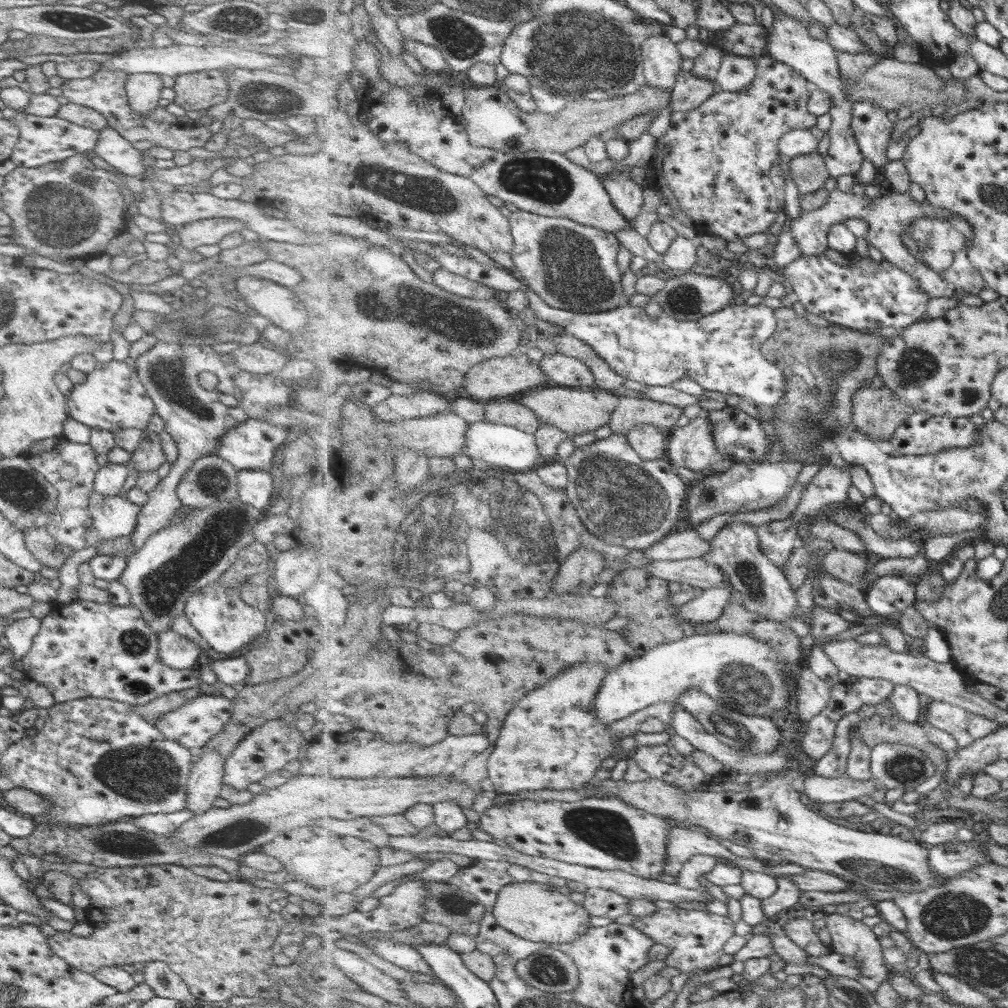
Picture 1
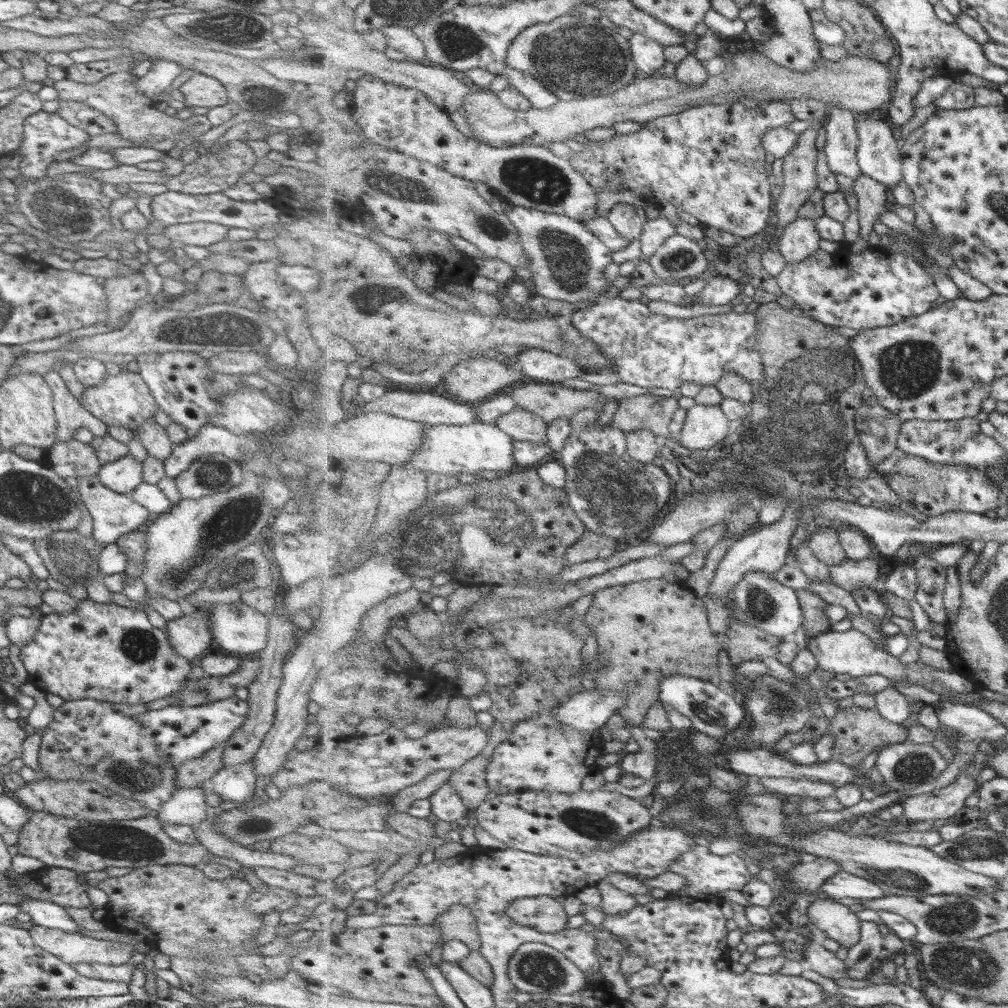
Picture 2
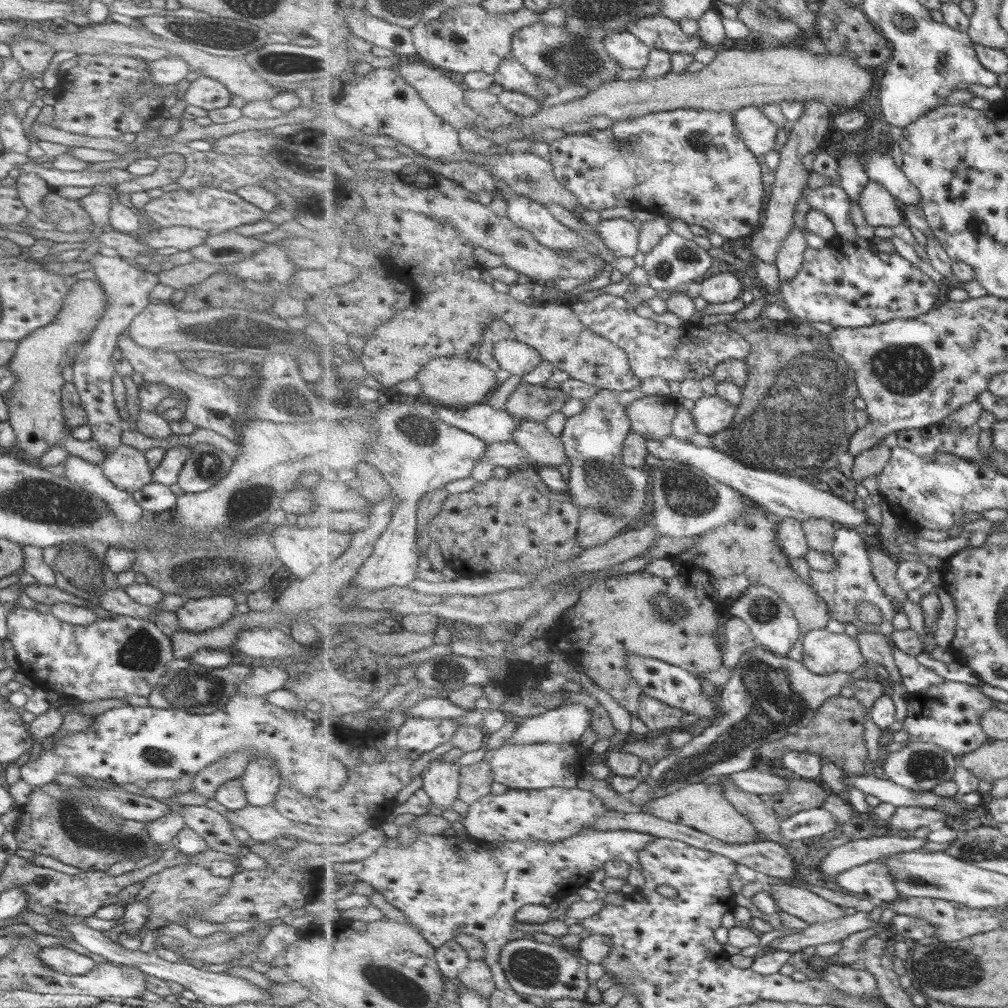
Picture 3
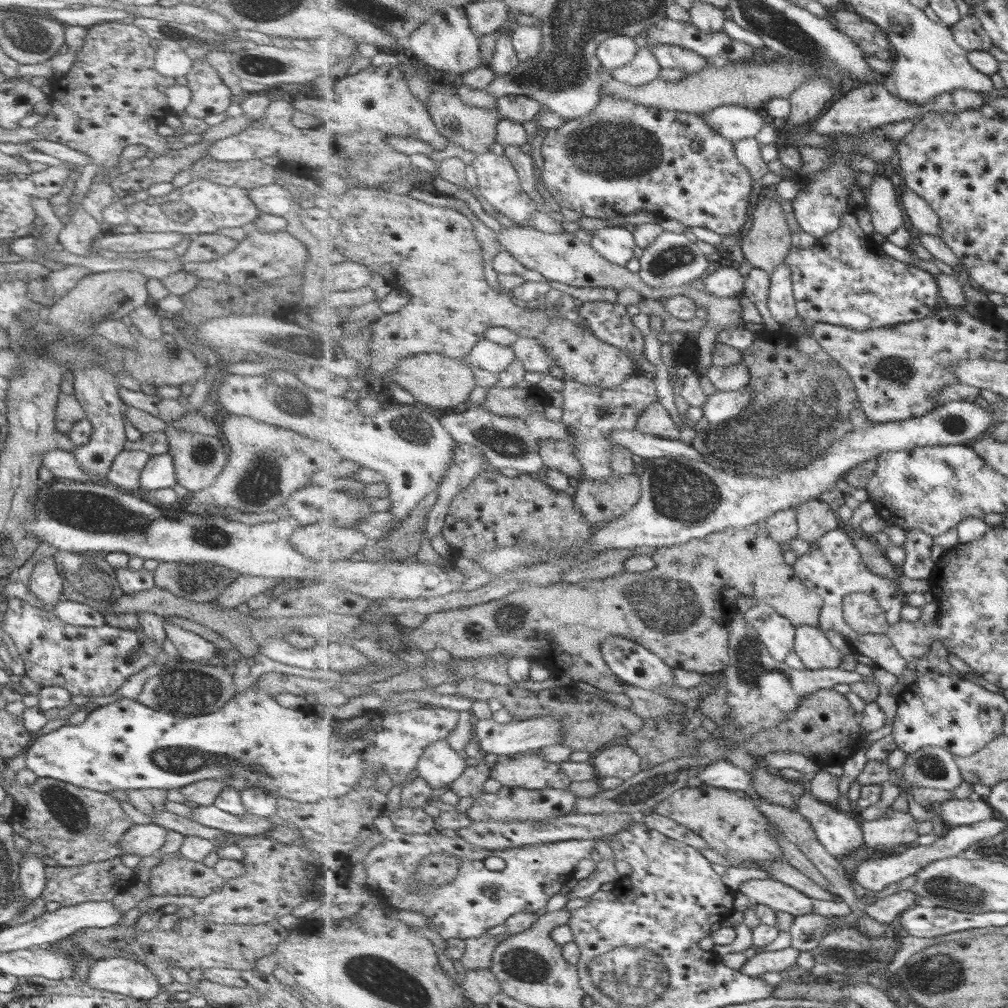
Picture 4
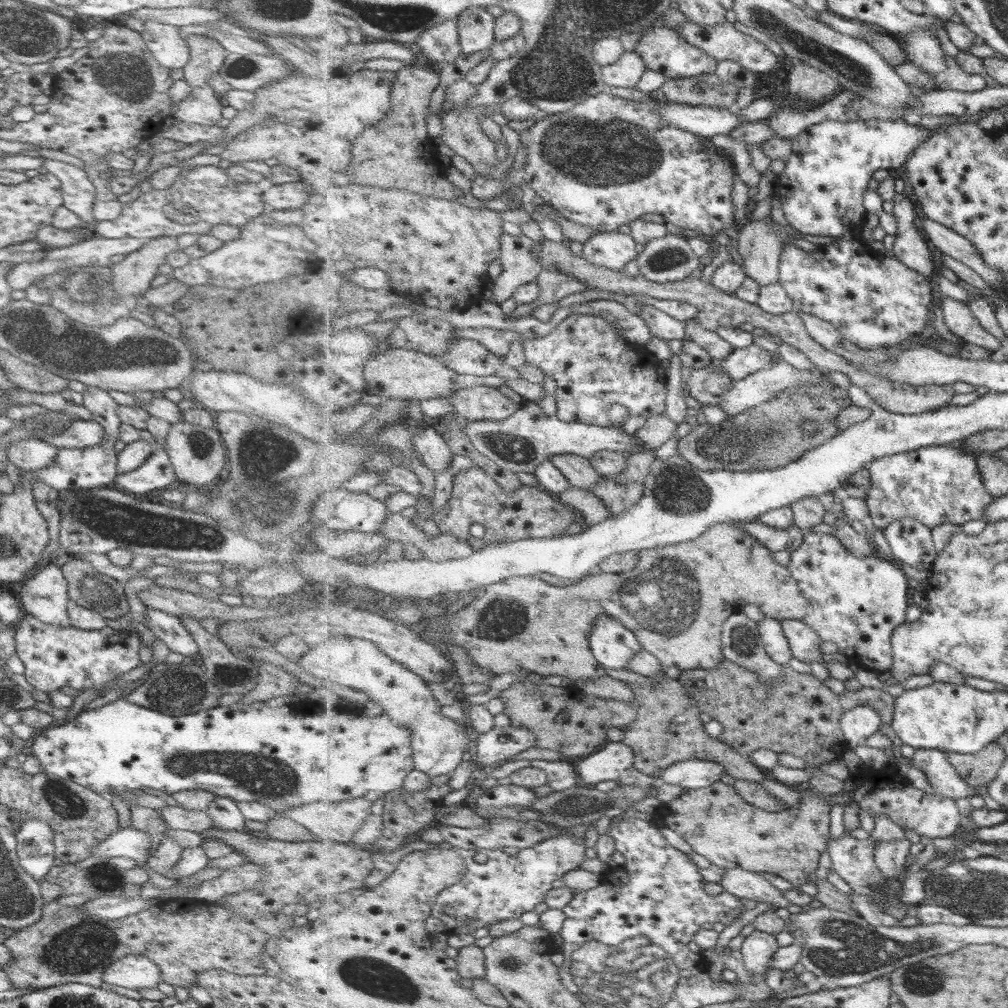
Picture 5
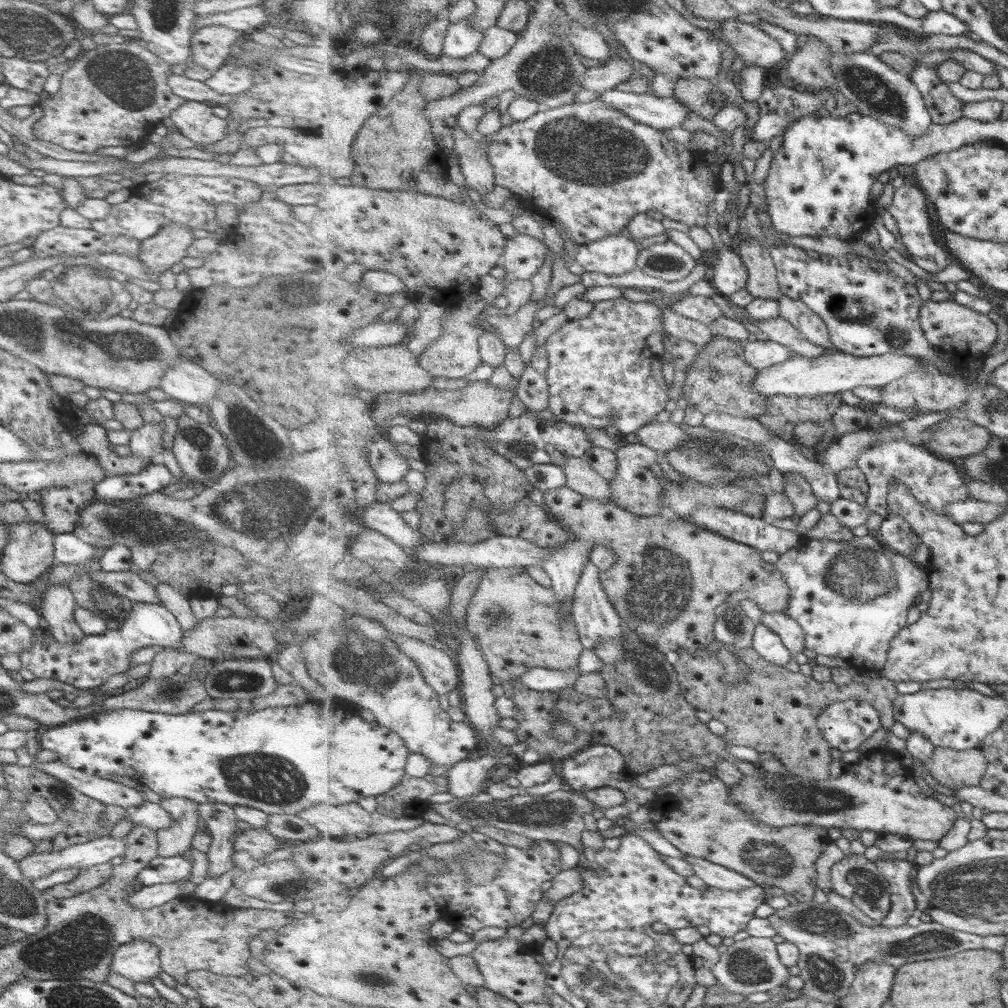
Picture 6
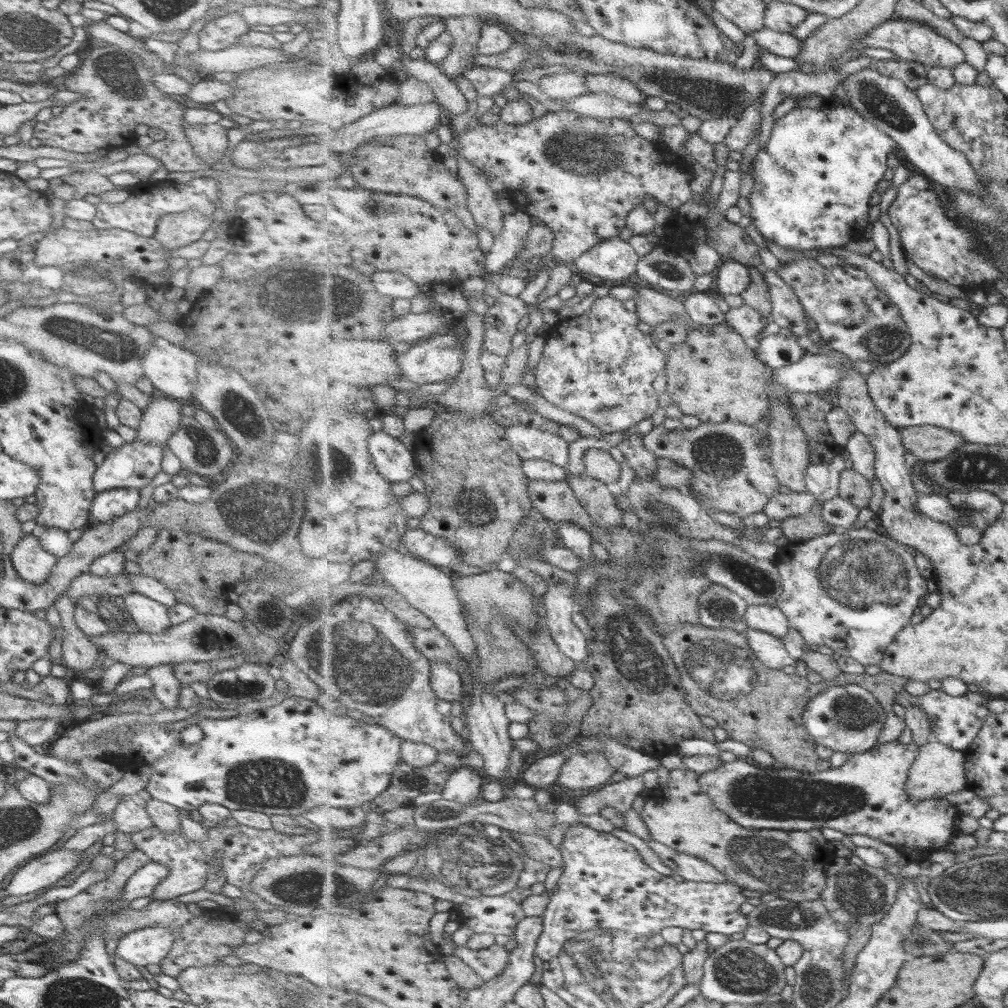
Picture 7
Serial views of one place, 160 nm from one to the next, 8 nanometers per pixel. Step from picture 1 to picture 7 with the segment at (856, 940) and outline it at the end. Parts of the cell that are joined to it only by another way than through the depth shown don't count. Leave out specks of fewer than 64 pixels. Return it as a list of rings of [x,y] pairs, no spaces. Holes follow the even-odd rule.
[[[651,837],[651,841],[643,840],[649,848],[668,866],[673,874],[681,876],[685,881],[702,883],[726,882],[726,876],[711,866],[701,857],[691,856],[689,853],[679,852],[669,845],[661,844]]]

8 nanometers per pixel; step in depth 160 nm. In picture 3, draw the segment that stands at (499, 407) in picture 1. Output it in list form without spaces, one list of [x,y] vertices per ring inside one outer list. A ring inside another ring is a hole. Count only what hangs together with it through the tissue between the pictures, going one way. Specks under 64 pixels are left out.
[[[536,420],[520,421],[514,430],[514,441],[529,453],[535,465],[559,466],[568,462],[564,442]]]

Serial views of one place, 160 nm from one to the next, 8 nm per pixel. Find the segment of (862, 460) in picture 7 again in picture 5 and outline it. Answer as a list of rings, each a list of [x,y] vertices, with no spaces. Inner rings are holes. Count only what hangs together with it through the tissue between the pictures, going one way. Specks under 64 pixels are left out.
[[[960,445],[931,446],[874,460],[868,466],[872,488],[866,502],[875,528],[887,529],[903,518],[935,528],[952,524],[961,529],[971,520],[982,520],[985,509],[996,500],[981,479],[977,454]]]

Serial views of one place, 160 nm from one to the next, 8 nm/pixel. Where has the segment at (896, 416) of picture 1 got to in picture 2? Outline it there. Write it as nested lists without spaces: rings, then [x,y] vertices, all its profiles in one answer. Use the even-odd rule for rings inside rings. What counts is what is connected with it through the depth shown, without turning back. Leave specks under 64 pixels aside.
[[[873,396],[860,406],[856,415],[857,439],[866,448],[873,467],[899,452],[898,436],[902,423],[894,412],[881,406]]]

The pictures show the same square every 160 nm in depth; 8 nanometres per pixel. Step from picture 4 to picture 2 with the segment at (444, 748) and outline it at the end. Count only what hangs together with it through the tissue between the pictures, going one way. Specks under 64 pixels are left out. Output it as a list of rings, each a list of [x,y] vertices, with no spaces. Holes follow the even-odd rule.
[[[447,782],[429,798],[432,802],[432,813],[441,820],[455,822],[467,816],[468,806],[461,800],[458,790]]]

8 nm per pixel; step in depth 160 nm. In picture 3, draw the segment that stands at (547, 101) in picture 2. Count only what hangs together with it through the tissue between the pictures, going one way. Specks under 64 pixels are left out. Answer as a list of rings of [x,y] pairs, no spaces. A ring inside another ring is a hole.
[[[511,54],[501,62],[497,73],[494,75],[494,80],[505,91],[523,93],[543,103],[544,100],[549,98],[550,94],[543,92],[541,88],[537,88],[537,78],[535,76]]]

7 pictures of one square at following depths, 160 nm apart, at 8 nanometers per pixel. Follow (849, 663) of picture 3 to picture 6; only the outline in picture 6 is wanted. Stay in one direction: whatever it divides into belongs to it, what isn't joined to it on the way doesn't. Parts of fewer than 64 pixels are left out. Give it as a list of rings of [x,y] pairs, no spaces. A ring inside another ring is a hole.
[[[762,612],[760,621],[781,638],[792,655],[805,652],[805,630],[790,615],[781,612]]]

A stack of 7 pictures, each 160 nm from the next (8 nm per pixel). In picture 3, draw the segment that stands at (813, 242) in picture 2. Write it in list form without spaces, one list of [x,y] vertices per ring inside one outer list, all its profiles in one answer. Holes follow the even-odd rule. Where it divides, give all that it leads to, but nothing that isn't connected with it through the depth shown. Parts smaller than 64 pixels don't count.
[[[795,225],[791,234],[784,240],[783,246],[780,246],[776,265],[779,269],[780,284],[787,284],[799,274],[805,262],[805,251],[808,249],[807,240],[805,240],[805,228]]]

